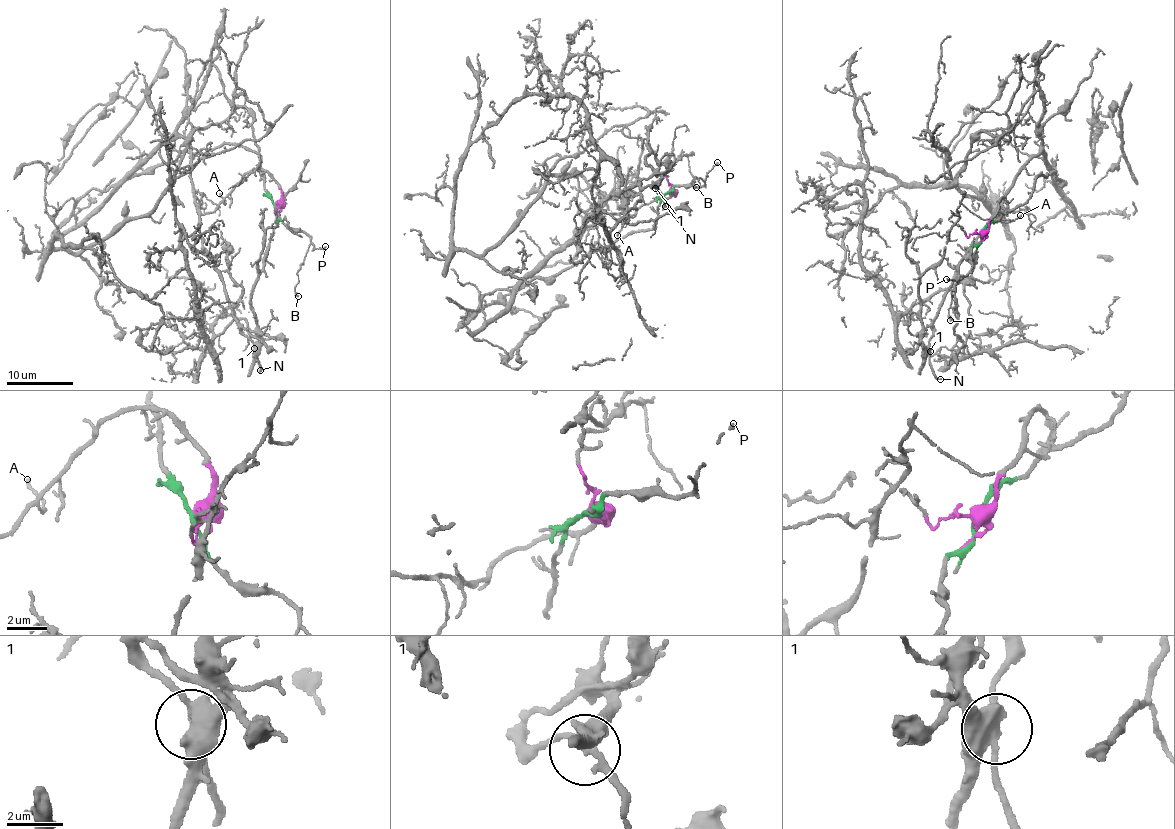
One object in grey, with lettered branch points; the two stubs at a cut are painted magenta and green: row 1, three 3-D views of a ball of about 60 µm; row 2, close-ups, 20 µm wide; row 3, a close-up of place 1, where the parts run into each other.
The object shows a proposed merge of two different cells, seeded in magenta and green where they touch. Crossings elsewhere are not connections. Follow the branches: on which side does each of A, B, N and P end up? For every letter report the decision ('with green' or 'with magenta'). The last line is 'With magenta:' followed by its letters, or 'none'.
A: with magenta
B: with green
N: with magenta
P: with green
With magenta: A, N

